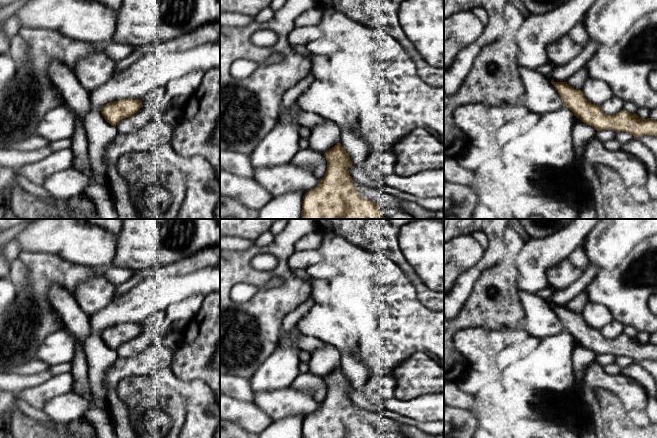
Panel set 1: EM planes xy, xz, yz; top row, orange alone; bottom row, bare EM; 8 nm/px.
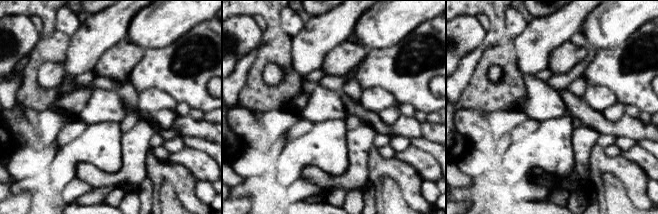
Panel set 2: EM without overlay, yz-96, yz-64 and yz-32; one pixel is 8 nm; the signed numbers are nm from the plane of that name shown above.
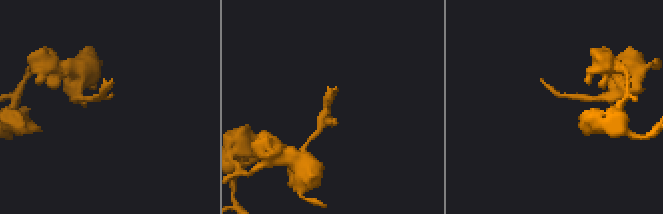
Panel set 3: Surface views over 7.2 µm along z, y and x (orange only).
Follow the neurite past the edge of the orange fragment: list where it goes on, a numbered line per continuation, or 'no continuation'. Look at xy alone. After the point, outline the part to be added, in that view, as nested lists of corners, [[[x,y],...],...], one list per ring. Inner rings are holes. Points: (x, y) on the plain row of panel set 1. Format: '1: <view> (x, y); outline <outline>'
no continuation

